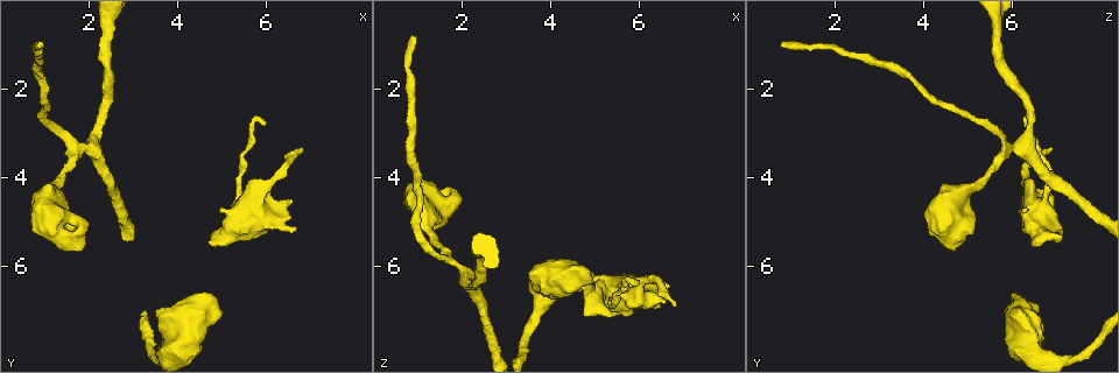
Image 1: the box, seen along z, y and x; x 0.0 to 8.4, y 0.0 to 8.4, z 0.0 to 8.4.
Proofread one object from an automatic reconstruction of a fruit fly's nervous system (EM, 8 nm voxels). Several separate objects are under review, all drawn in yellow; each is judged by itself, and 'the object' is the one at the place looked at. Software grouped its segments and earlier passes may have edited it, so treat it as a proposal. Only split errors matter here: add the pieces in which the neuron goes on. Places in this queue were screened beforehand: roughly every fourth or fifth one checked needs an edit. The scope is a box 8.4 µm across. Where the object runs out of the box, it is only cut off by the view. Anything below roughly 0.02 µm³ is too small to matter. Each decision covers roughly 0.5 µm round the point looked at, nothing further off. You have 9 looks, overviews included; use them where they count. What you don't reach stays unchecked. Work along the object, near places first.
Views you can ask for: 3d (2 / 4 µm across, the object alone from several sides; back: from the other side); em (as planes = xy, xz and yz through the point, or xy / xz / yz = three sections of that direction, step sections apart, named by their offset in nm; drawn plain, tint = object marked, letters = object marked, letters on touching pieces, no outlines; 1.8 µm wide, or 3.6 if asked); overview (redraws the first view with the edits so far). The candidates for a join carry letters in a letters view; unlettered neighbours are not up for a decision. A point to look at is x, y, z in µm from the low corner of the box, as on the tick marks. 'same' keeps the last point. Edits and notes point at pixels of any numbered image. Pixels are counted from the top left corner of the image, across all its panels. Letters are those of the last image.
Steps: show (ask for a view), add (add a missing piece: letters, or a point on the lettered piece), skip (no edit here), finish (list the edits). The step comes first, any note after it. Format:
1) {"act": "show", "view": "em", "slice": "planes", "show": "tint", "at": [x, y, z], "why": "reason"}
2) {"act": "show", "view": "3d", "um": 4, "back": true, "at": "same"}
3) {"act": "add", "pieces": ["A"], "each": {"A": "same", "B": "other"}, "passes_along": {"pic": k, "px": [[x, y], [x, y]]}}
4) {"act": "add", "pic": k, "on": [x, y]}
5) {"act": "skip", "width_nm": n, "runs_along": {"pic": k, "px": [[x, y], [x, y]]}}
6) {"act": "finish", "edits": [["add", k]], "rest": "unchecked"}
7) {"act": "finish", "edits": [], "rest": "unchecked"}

{"act": "show", "view": "em", "slice": "planes", "show": "tint", "at": [6.75, 3.35, 6.95]}

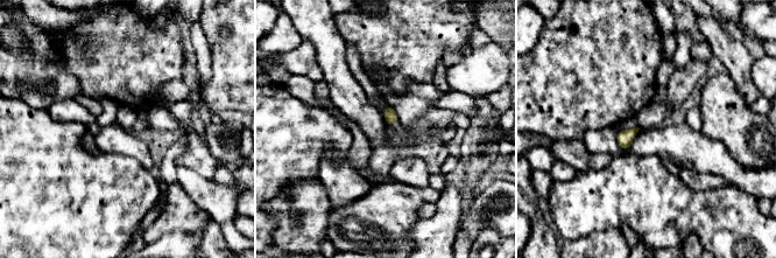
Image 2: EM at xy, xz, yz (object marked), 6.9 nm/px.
{"act": "show", "view": "em", "slice": "planes", "show": "letters", "at": "same"}

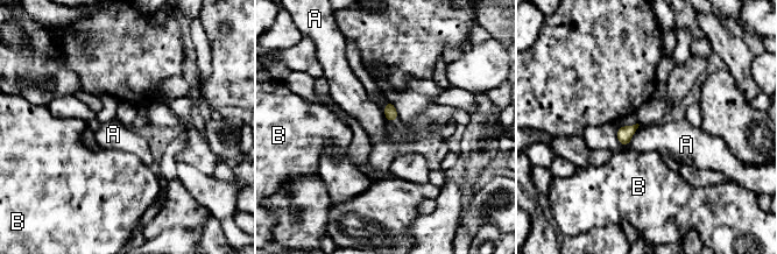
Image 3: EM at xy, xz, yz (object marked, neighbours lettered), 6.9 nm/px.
{"act": "skip", "longest_contact_nm": ["A", 170], "each": {"A": "other", "B": "other"}, "border": {"pic": 3, "px": [[640, 125], [628, 145]]}, "found": "none of them fits"}

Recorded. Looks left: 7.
{"act": "show", "view": "em", "um": 3.6, "slice": "planes", "show": "letters", "at": [2.05, 3.30, 6.20], "why": "branch point"}

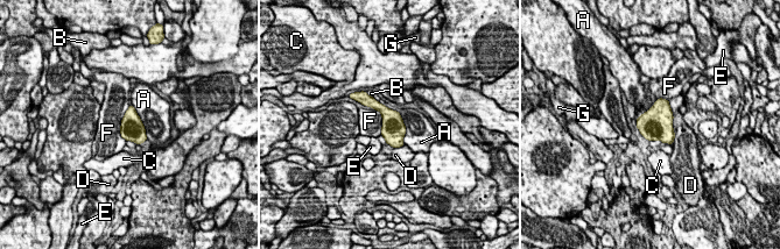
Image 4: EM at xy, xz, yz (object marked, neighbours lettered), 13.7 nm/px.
{"act": "skip", "each": {"A": "other", "B": "other", "C": "other", "D": "other", "E": "other", "F": "other", "G": "other"}, "border": {"pic": 4, "px": [[130, 104], [120, 126], [125, 140]]}, "found": "none of them fits"}

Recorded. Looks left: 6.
{"act": "show", "view": "em", "um": 3.6, "slice": "planes", "show": "plain", "at": [4.60, 6.85, 6.15], "why": "thick turns thin"}

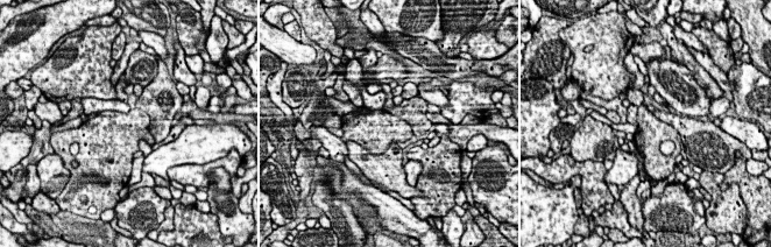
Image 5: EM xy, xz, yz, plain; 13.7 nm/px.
{"act": "show", "view": "em", "um": 3.6, "slice": "planes", "show": "tint", "at": "same"}

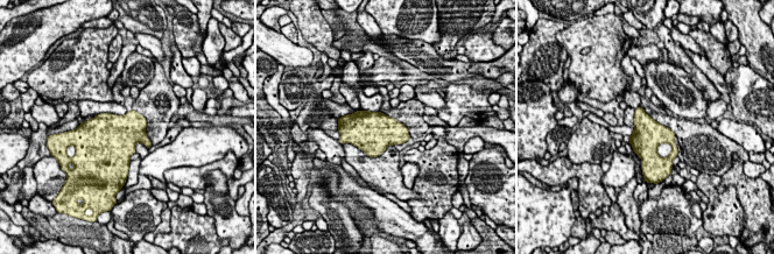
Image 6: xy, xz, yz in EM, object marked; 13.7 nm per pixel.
{"act": "show", "view": "em", "um": 3.6, "slice": "planes", "show": "letters", "at": "same"}

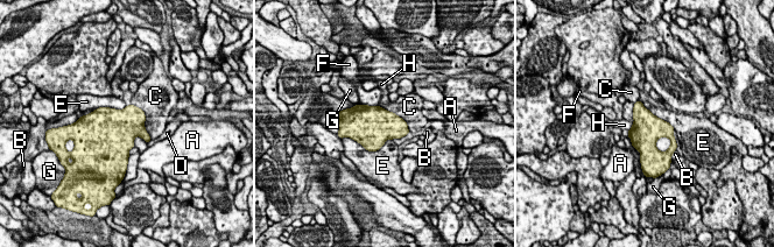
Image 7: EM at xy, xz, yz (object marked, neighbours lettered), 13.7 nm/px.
{"act": "skip", "each": {"A": "other", "B": "other", "C": "other", "D": "other", "E": "other", "F": "other", "G": "other", "H": "other"}, "border": {"pic": 7, "px": [[347, 136], [368, 150], [392, 140]]}, "found": "none of them fits"}

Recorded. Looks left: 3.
{"act": "show", "view": "em", "slice": "planes", "show": "letters", "at": [0.80, 1.00, 0.85], "why": "end of a long branch"}

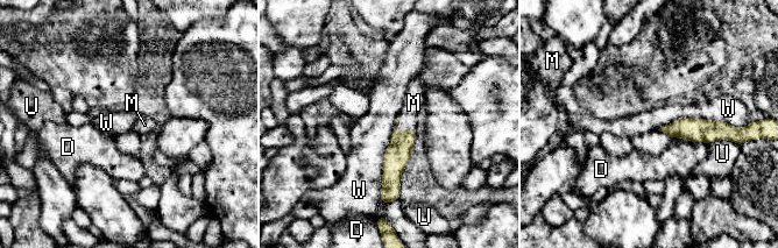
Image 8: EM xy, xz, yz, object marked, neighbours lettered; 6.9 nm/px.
{"act": "add", "pieces": ["M"], "each": {"D": "other", "M": "same", "U": "other", "W": "other"}, "passes_along": {"pic": 8, "px": [[397, 155], [400, 130], [414, 103]]}, "found": "the neuron continues"}

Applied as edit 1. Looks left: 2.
{"act": "finish", "edits": [["add", 8]], "rest": "unchecked"}

